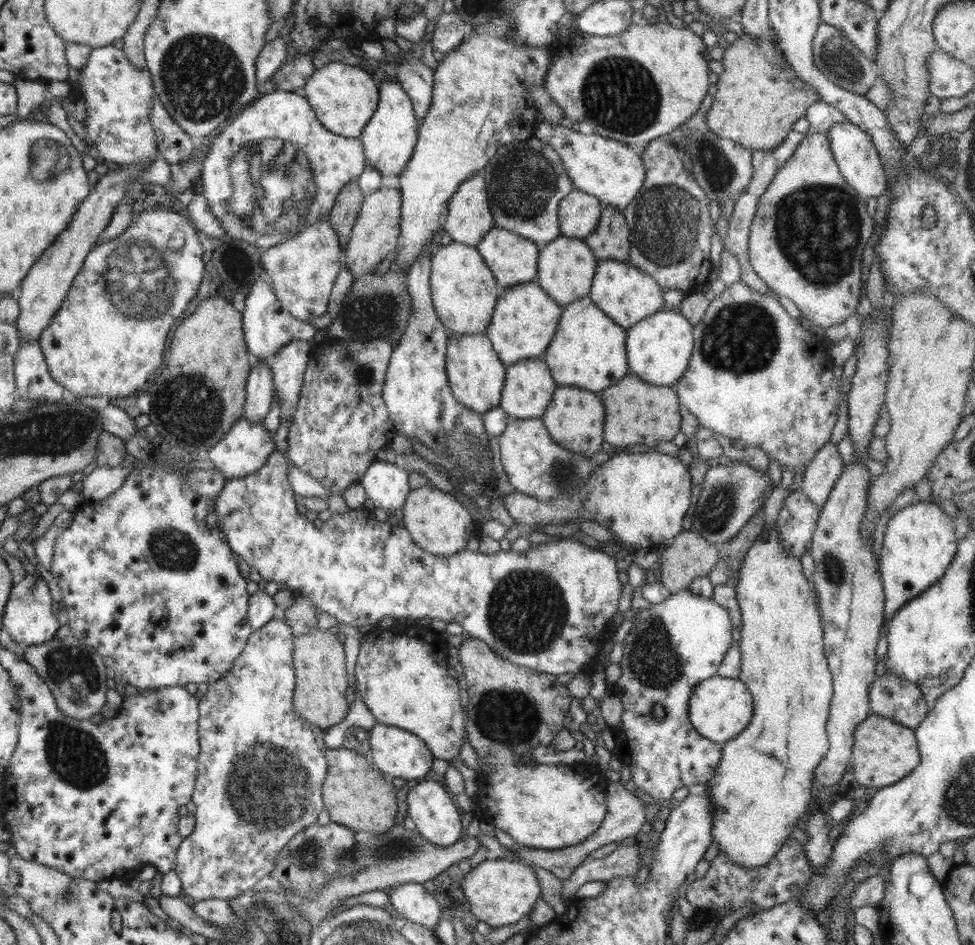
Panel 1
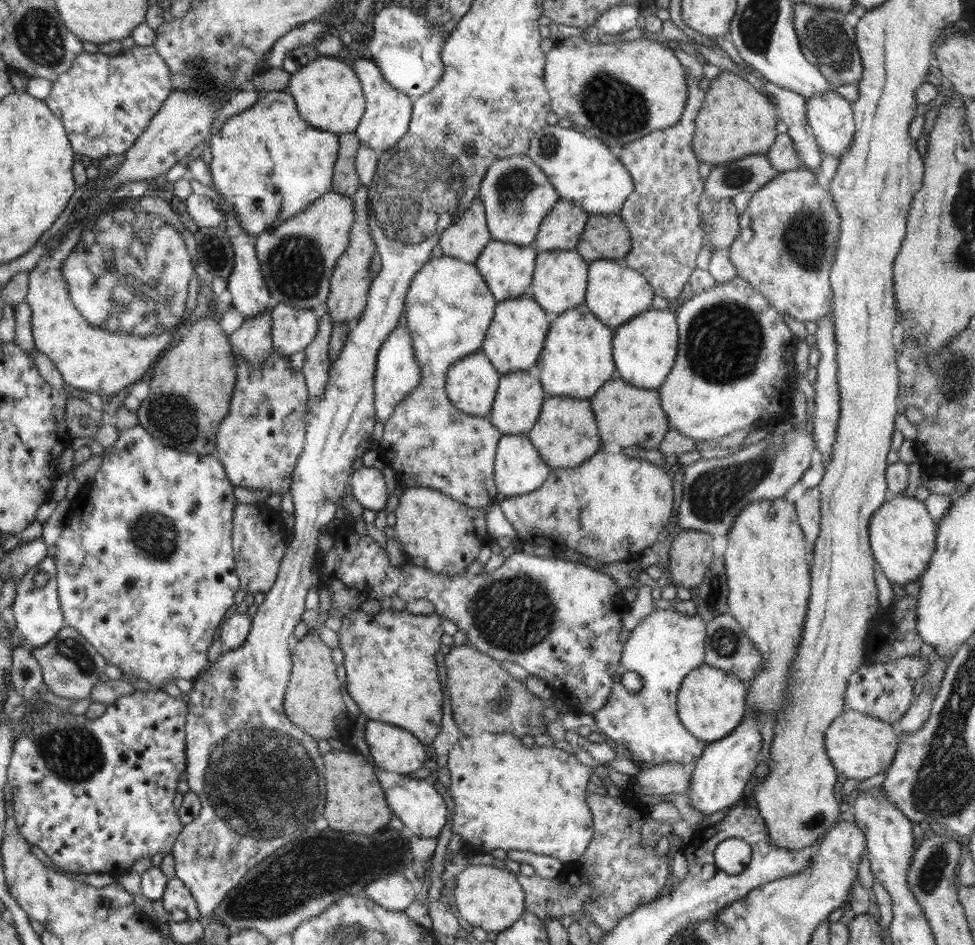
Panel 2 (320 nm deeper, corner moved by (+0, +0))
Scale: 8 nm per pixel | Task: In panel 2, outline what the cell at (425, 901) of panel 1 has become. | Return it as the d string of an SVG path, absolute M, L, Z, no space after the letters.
M390 873L373 880L363 894L389 911L405 911L416 899L417 889L403 874Z

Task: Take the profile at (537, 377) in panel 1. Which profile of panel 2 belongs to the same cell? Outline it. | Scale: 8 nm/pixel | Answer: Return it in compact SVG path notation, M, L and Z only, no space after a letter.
M518 370L502 374L499 378L499 387L490 411L487 416L490 422L502 435L522 435L529 433L536 419L540 416L541 406L546 394L535 371Z

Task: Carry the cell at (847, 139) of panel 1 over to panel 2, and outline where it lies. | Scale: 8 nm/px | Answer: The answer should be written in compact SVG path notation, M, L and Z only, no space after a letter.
M834 90L808 98L806 109L809 126L823 156L844 158L856 133L851 103Z

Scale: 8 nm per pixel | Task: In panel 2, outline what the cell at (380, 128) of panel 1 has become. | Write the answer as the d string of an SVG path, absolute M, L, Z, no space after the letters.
M359 58L353 64L354 72L364 92L366 110L364 116L360 120L356 136L361 145L365 145L376 152L384 152L390 150L400 142L400 138L404 138L404 134L408 132L408 127L412 116L412 98L395 90L390 83L383 78L381 70L376 66L373 59Z

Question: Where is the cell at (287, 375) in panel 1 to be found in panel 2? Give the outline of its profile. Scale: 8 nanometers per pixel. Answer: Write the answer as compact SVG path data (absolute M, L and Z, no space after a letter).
M278 303L270 313L273 348L278 354L290 358L295 352L303 351L314 340L320 319L318 311Z

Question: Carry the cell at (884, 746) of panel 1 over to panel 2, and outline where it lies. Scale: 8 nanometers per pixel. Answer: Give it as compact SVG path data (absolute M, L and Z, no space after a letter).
M851 709L844 710L844 714L836 717L825 732L826 754L830 762L846 779L856 778L861 781L886 772L900 741L893 725Z

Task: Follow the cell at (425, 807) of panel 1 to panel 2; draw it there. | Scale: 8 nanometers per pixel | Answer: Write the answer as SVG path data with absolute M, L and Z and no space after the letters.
M413 775L401 776L392 788L386 790L385 799L390 810L401 819L405 831L408 831L410 835L436 839L447 821L448 811L442 795L435 786L420 776L417 778Z

